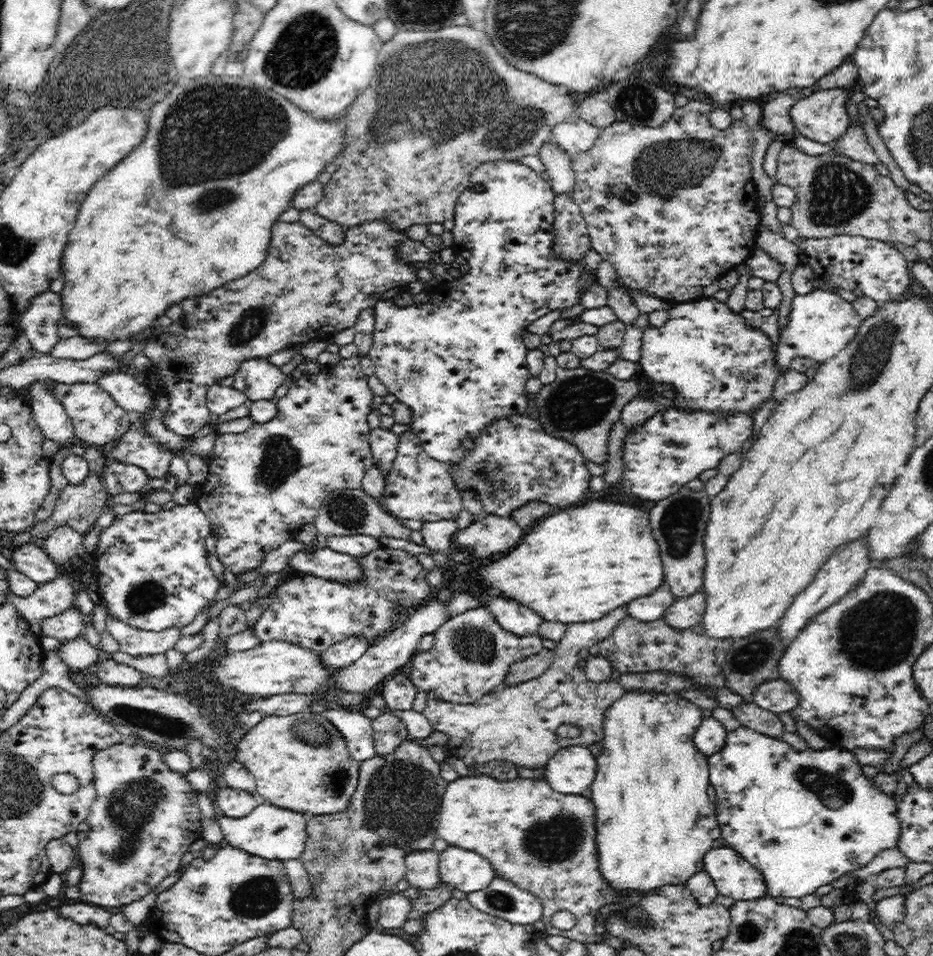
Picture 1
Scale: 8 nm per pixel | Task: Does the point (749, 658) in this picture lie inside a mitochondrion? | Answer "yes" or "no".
yes

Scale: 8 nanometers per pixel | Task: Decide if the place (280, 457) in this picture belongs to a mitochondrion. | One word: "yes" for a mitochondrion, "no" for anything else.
yes

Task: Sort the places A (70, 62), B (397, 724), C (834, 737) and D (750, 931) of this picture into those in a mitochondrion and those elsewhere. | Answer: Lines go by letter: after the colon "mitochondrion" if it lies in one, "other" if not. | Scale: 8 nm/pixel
A: other
B: other
C: other
D: mitochondrion

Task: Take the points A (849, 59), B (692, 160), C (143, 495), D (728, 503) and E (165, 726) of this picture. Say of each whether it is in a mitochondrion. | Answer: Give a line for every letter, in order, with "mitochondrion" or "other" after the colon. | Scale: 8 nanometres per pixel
A: other
B: mitochondrion
C: other
D: mitochondrion
E: mitochondrion

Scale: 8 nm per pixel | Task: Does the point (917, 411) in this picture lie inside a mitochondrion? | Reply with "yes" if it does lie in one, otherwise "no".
no

